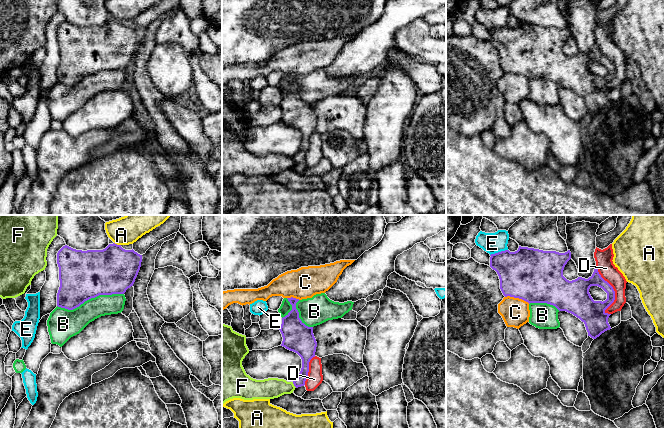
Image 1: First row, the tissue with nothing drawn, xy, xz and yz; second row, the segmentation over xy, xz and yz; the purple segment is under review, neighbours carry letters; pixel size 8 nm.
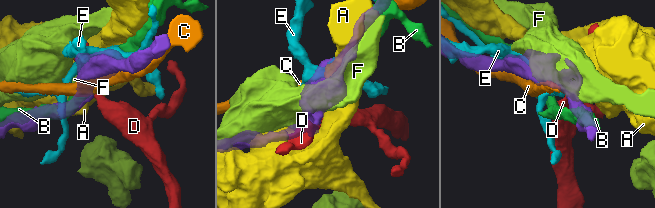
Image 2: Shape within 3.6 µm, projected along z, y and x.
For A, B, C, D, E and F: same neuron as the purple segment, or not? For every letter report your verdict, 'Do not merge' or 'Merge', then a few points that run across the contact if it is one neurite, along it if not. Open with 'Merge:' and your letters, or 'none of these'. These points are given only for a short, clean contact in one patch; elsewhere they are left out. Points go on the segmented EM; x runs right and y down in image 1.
Merge: none of these
A: Do not merge. Line: xy (114, 242), (120, 245)
B: Do not merge
C: Do not merge
D: Do not merge
E: Do not merge
F: Do not merge. Line: xz (292, 382), (296, 387)

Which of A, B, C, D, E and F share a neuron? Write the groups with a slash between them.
A / B / C / D / E / F

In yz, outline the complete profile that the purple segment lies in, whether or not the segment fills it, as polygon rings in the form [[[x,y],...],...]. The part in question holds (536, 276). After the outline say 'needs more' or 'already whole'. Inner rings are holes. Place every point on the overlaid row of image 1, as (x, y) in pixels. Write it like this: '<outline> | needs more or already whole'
[[[521,247],[515,252],[509,250],[490,255],[490,267],[495,270],[500,279],[500,289],[505,297],[510,296],[530,303],[547,303],[559,311],[566,311],[579,318],[586,327],[588,336],[593,339],[610,330],[608,318],[611,314],[605,310],[614,302],[615,291],[598,272],[597,267],[588,279],[578,277],[569,281],[563,276],[563,270],[571,259],[571,252],[543,251],[534,248]],[[591,286],[598,286],[607,293],[605,301],[594,301],[589,293]]] | already whole

